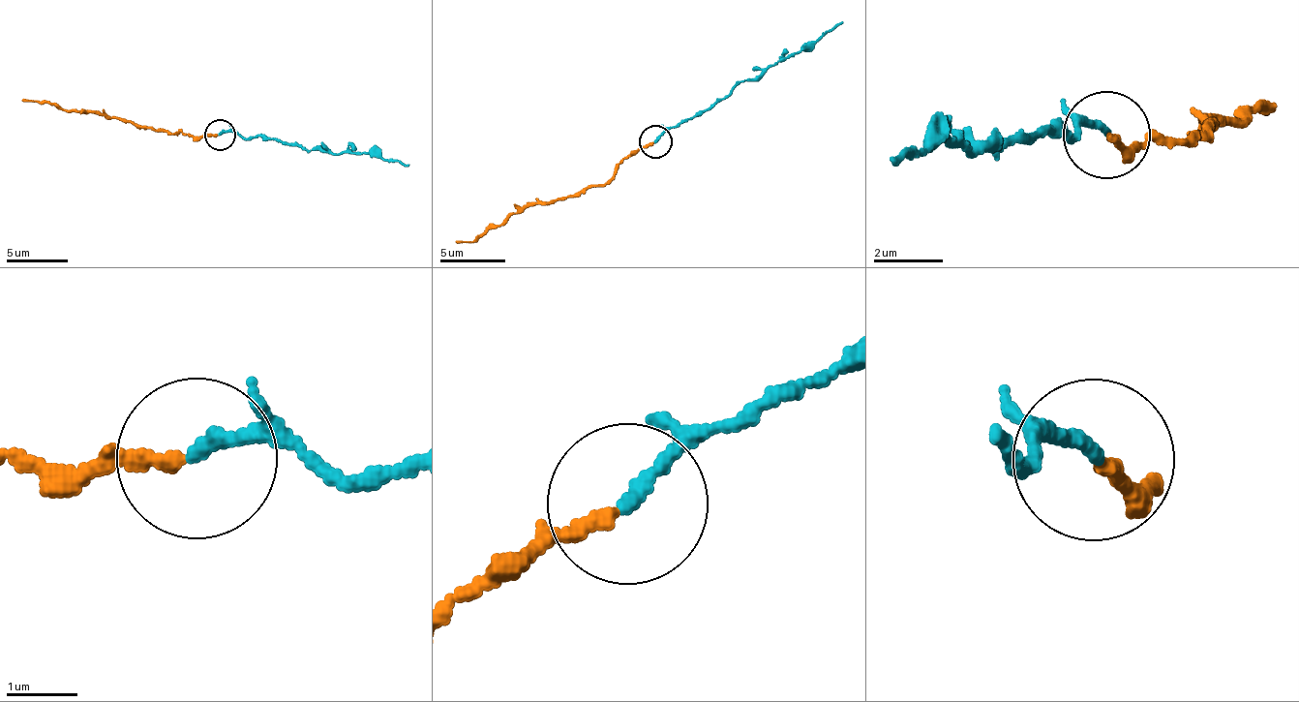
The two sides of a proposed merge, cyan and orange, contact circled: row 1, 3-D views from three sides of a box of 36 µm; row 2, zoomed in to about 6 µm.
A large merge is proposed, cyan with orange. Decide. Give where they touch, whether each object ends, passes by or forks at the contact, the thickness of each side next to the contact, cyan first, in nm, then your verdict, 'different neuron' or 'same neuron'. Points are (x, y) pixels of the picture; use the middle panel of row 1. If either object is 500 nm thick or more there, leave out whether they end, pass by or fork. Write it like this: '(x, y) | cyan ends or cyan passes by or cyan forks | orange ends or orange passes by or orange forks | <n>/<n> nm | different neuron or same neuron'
(655, 141) | cyan ends | orange ends | 200/200 nm | same neuron

